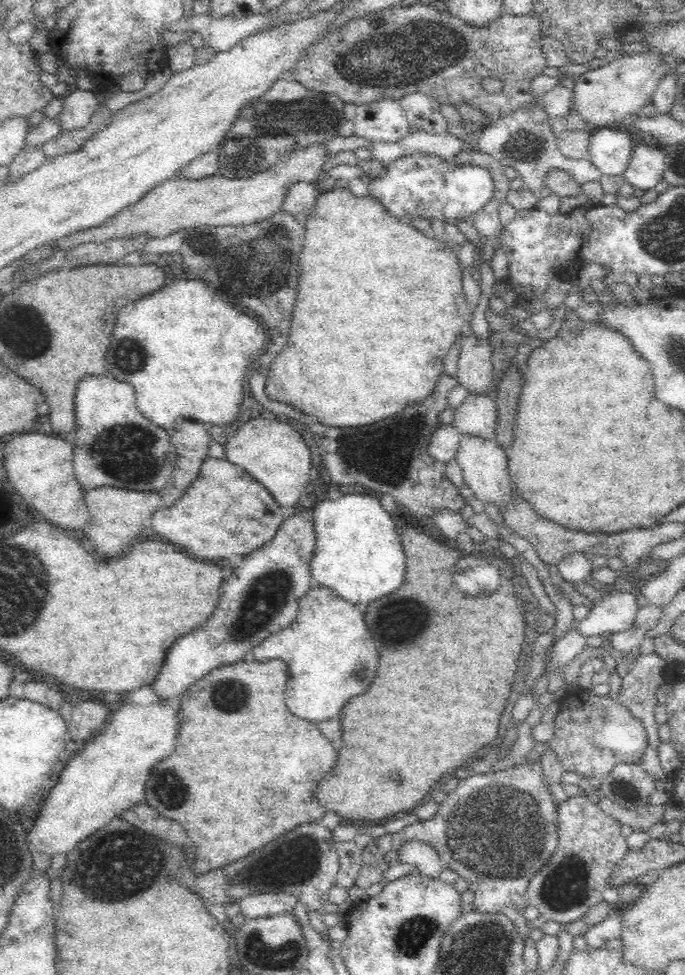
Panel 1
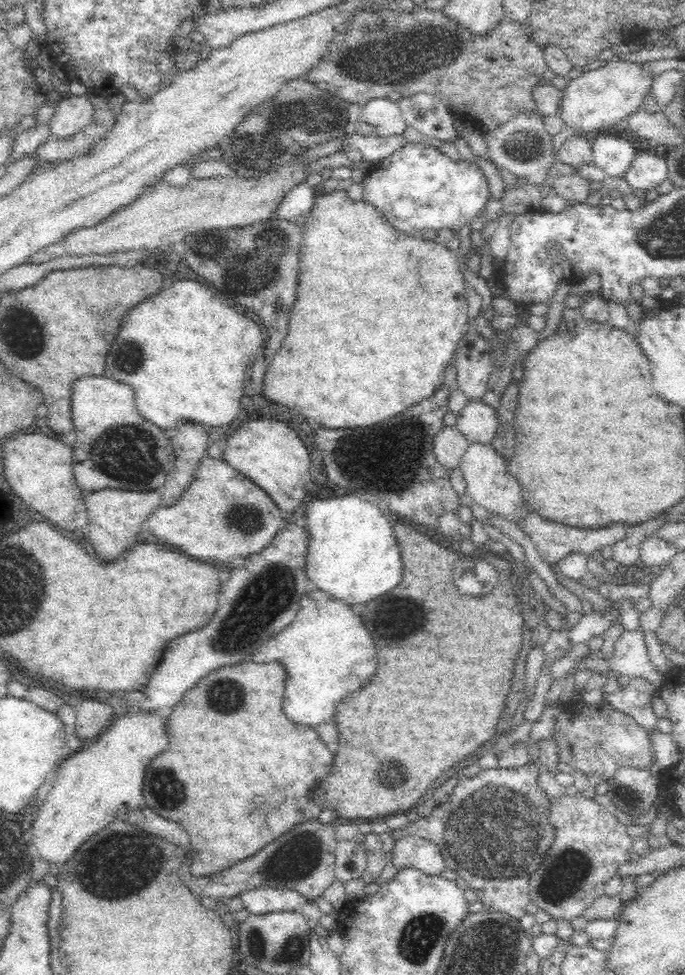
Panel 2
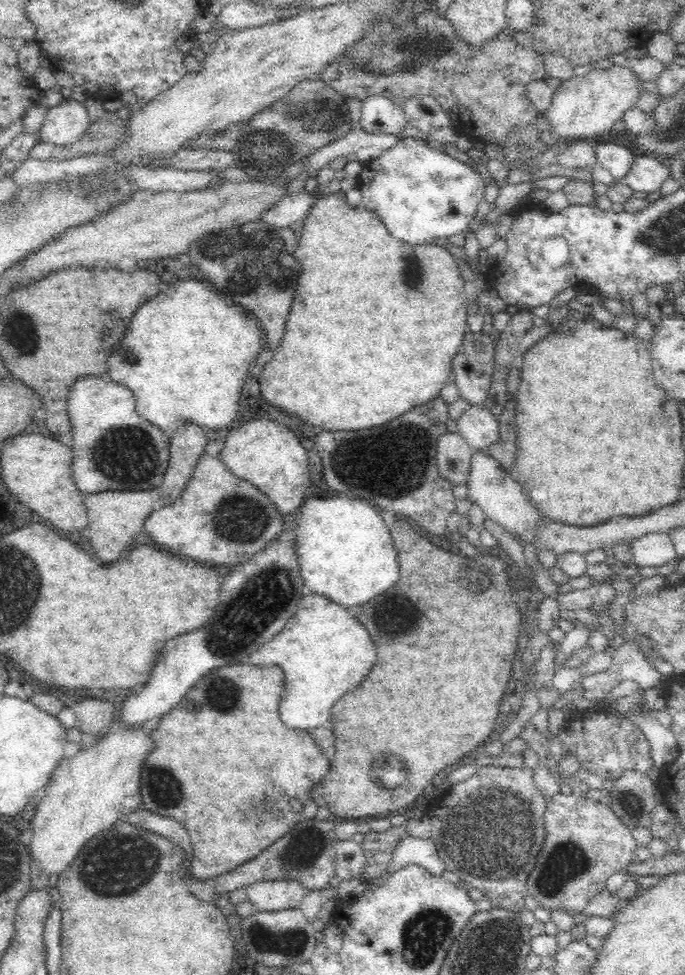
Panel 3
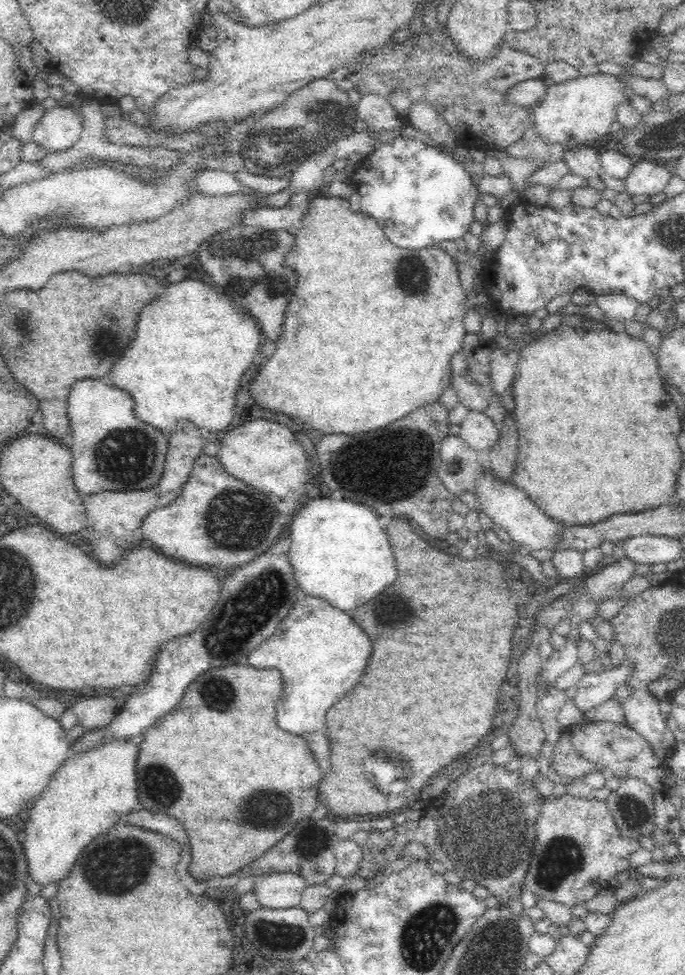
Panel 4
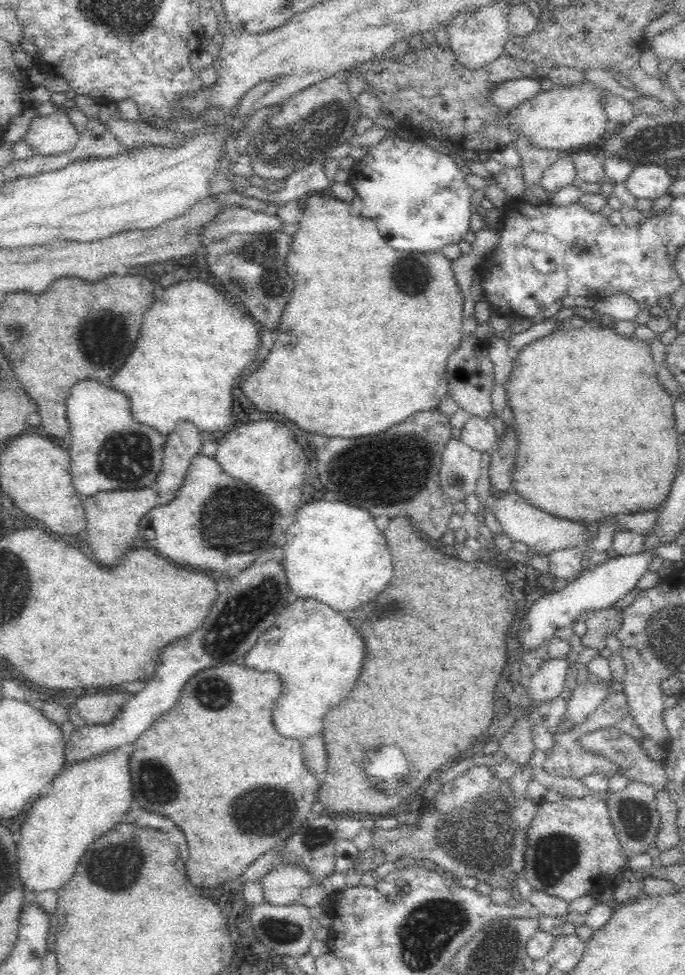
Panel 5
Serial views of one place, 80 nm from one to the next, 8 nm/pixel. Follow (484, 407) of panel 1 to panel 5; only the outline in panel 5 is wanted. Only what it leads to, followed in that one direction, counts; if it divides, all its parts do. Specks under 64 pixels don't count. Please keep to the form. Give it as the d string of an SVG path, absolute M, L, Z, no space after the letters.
M470 415L464 428L461 428L460 439L464 444L484 455L496 448L500 439L497 432L487 419Z

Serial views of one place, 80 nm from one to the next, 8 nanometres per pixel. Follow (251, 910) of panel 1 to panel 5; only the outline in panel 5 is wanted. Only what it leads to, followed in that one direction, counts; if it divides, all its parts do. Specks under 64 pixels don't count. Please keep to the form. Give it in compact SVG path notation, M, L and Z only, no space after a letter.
M278 864L260 878L260 886L262 886L264 901L274 906L298 904L302 892L306 890L312 882L313 880L307 872L304 872L297 866L292 866L291 864L282 864L282 866L279 866Z

